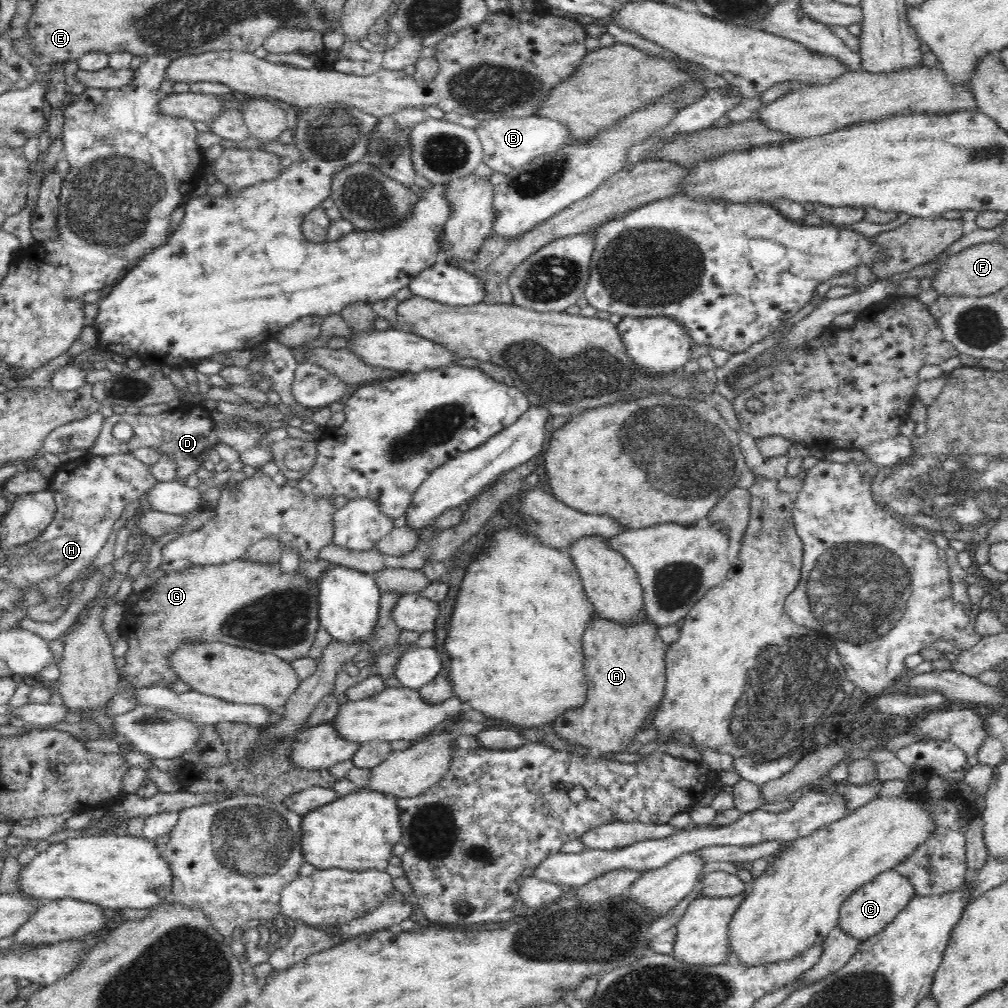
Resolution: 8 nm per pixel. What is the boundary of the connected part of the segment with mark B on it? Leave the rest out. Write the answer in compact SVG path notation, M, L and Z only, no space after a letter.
M536 115L516 118L495 118L492 120L479 120L475 126L475 131L480 138L483 151L483 162L494 172L500 172L504 175L510 174L516 168L530 164L532 160L546 156L550 152L562 150L566 144L572 144L572 141L584 141L572 139L569 130L562 126L557 120Z

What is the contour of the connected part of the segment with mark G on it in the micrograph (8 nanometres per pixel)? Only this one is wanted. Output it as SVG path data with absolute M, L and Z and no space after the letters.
M244 558L222 564L196 565L178 572L169 572L155 583L138 591L137 604L127 605L118 631L128 643L126 665L119 670L120 678L130 686L169 687L178 682L176 672L168 666L168 658L187 643L220 642L256 652L268 652L284 661L308 657L320 620L318 615L317 580L308 581L297 571L282 572L279 562L260 564Z

